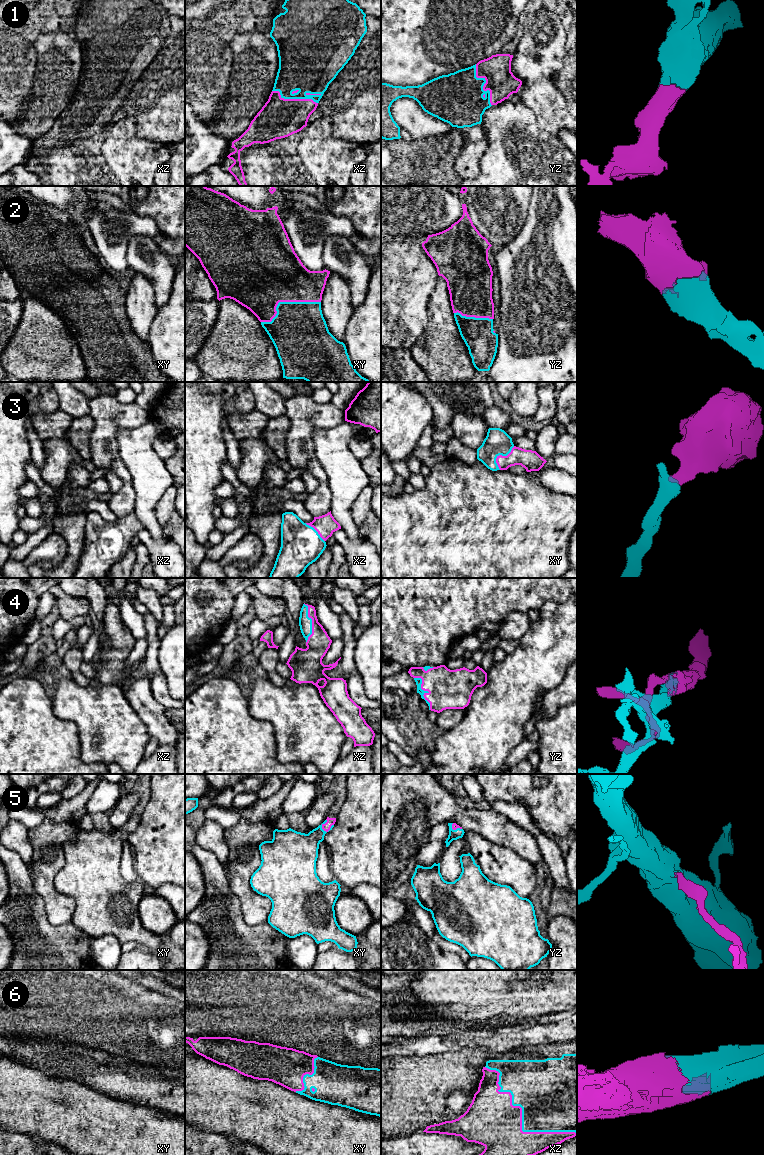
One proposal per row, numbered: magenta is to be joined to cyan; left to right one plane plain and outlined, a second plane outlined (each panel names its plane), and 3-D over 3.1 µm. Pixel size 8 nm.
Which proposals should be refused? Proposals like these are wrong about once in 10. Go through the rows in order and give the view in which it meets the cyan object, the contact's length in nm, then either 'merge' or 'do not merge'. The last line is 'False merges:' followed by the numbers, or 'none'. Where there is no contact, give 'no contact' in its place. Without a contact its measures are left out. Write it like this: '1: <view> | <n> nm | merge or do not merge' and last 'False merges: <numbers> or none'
1: yz | 360 nm | merge
2: xy | 500 nm | merge
3: xy | 220 nm | merge
4: yz | 300 nm | merge
5: xy | 110 nm | merge
6: xz | 900 nm | merge
False merges: none

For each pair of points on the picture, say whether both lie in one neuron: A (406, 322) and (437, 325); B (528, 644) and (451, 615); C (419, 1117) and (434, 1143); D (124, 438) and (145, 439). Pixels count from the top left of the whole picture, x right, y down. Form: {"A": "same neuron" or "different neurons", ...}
{"A": "different neurons", "B": "different neurons", "C": "different neurons", "D": "same neuron"}

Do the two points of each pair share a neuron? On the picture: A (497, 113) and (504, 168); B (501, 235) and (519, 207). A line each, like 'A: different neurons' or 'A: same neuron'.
A: same neuron
B: same neuron

